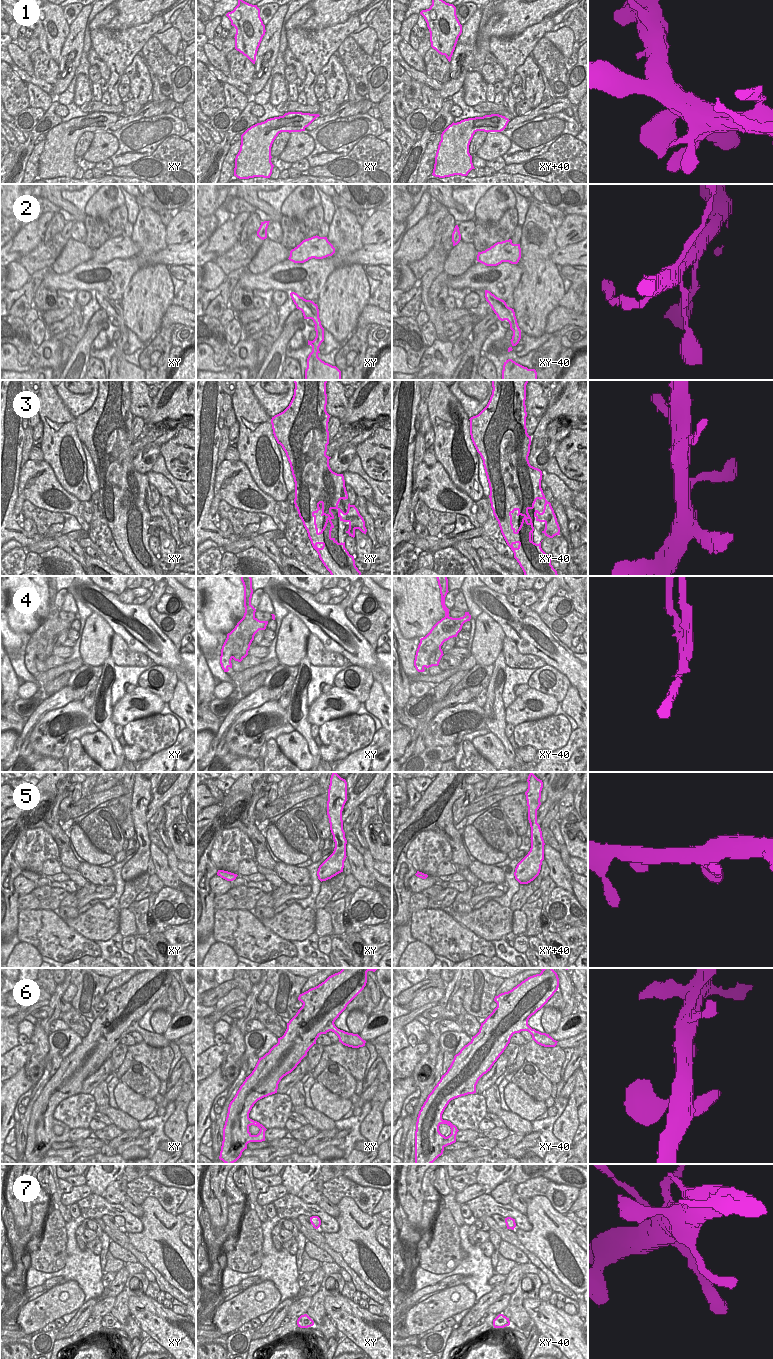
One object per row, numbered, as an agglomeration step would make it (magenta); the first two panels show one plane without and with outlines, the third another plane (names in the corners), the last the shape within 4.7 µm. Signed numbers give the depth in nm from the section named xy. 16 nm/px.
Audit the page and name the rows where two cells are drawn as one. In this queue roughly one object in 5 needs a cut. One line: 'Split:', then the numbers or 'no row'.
Split: 4

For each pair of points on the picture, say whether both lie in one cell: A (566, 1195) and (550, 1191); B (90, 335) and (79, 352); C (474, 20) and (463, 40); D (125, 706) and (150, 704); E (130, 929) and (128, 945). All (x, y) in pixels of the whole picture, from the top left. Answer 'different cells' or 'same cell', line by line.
A: same cell
B: same cell
C: same cell
D: same cell
E: different cells

